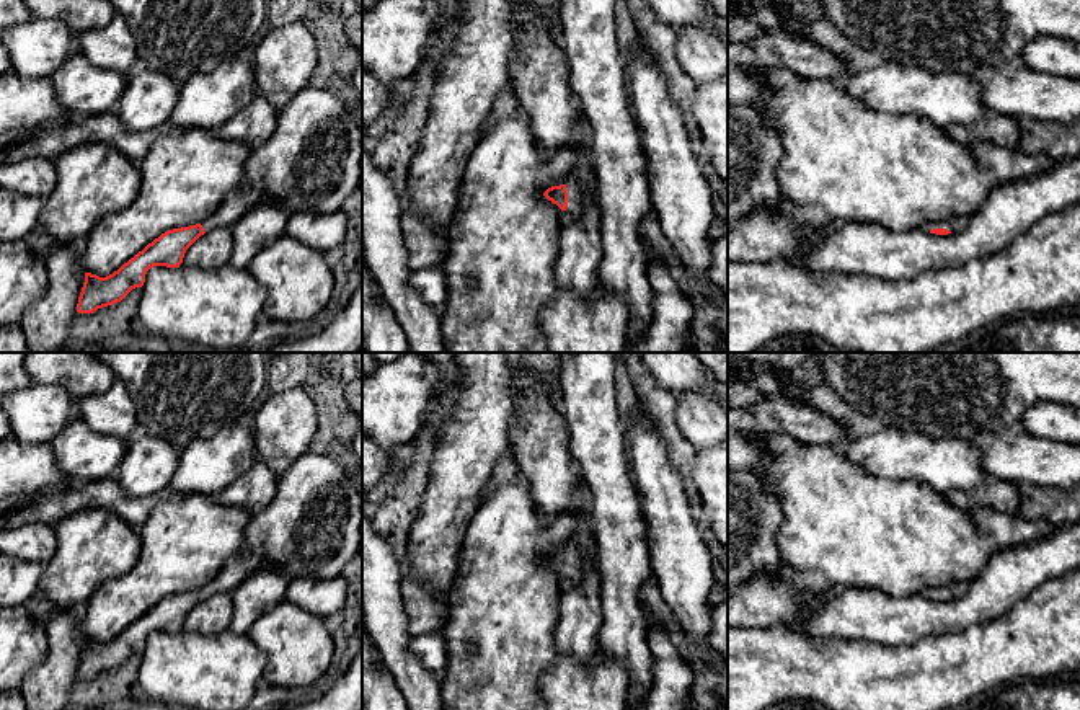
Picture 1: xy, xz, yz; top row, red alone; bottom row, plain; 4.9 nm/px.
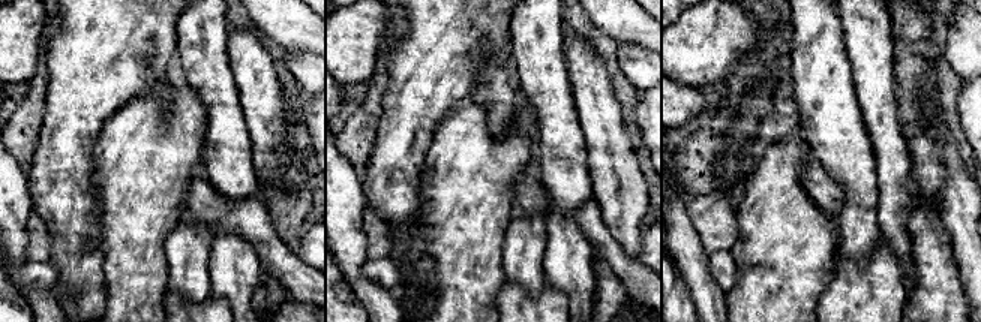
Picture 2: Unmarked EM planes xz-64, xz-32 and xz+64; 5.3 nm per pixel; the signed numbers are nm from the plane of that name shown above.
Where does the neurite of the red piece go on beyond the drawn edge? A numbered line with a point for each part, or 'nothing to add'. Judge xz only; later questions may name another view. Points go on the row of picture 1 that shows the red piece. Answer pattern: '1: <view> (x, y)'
1: xz (575, 208)

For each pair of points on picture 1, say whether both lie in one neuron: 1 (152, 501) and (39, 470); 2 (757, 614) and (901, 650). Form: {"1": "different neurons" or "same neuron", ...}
{"1": "same neuron", "2": "different neurons"}

